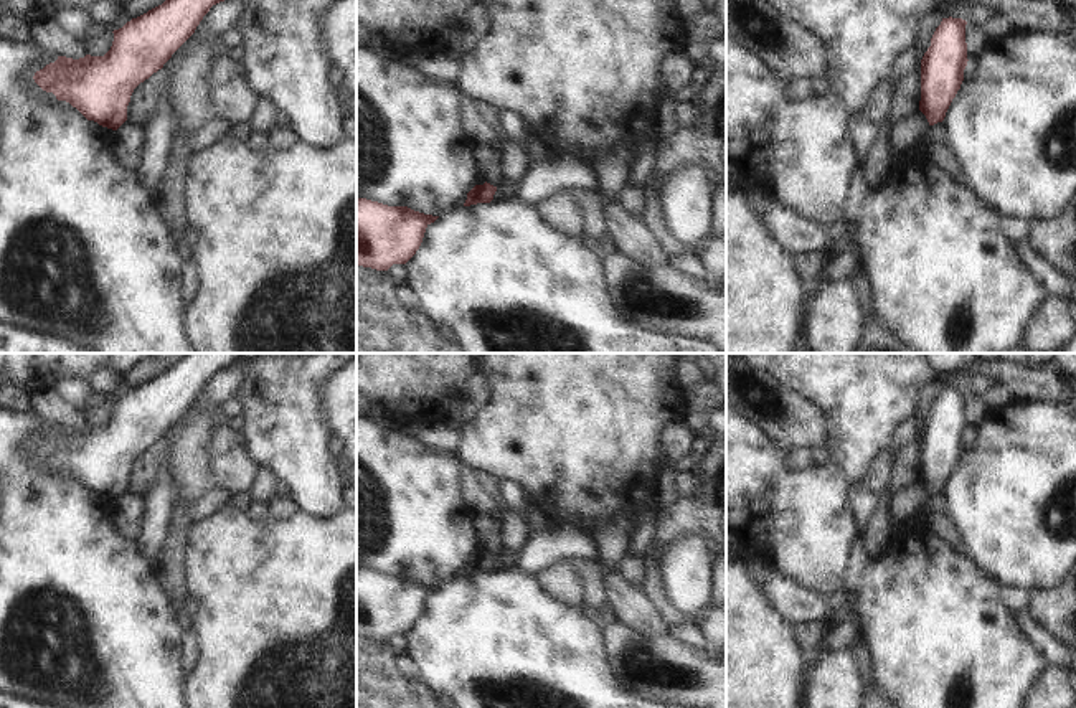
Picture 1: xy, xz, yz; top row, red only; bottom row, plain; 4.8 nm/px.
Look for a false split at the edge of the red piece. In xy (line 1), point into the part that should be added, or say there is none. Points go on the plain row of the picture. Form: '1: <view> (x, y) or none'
1: none

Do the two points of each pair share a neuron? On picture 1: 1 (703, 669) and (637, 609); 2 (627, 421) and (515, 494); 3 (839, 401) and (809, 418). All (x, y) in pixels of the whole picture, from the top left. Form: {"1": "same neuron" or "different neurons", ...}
{"1": "different neurons", "2": "different neurons", "3": "different neurons"}

